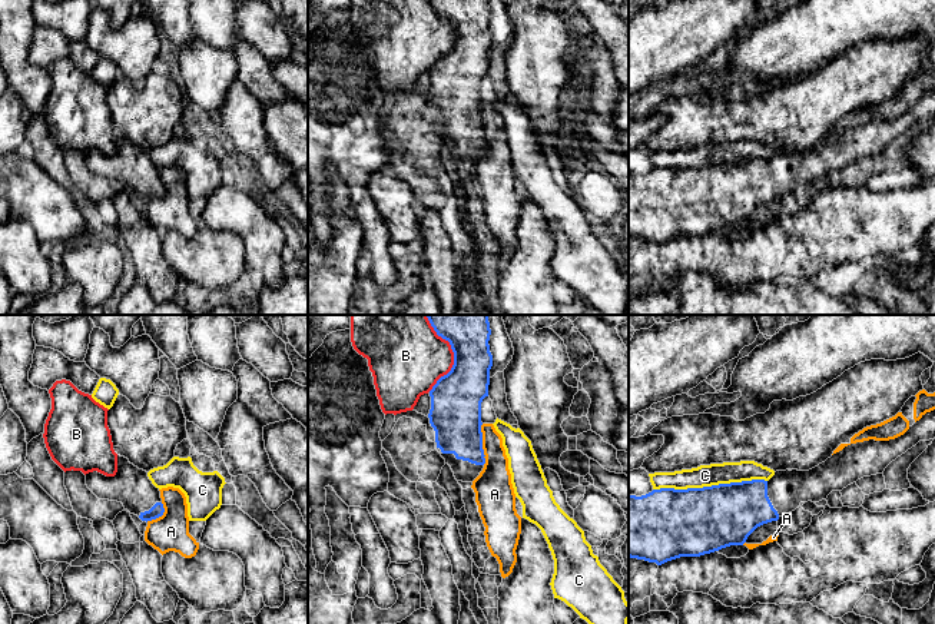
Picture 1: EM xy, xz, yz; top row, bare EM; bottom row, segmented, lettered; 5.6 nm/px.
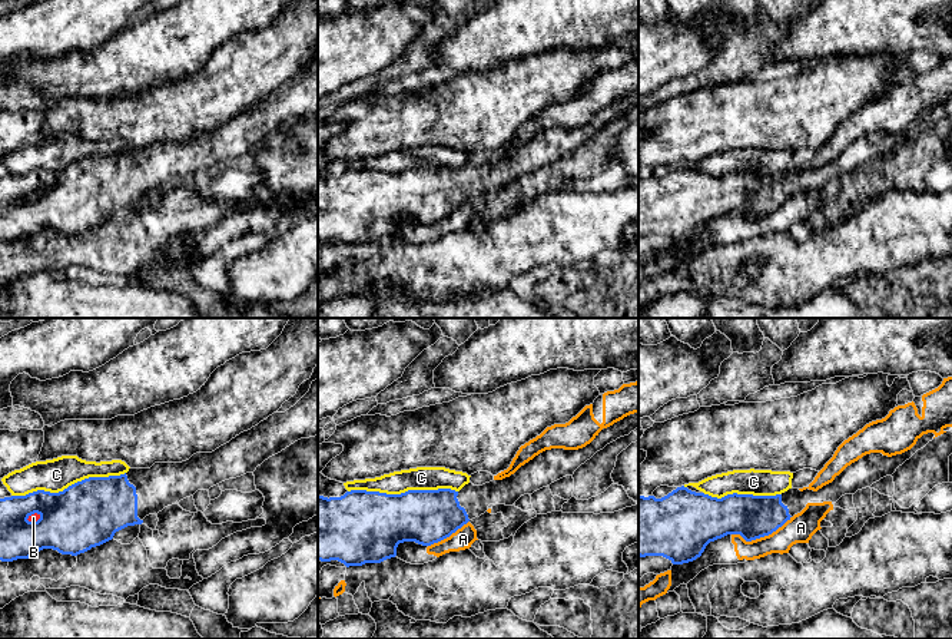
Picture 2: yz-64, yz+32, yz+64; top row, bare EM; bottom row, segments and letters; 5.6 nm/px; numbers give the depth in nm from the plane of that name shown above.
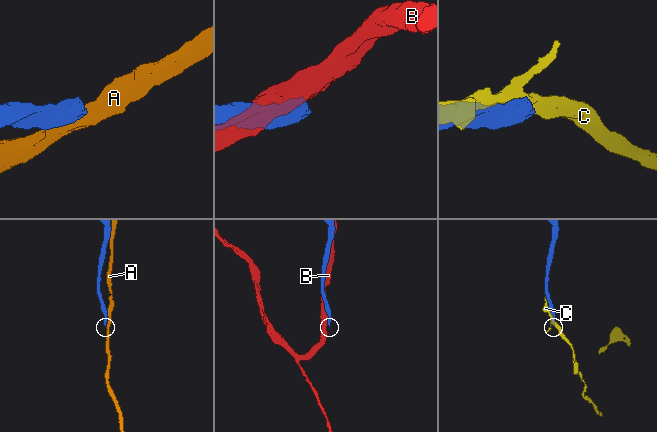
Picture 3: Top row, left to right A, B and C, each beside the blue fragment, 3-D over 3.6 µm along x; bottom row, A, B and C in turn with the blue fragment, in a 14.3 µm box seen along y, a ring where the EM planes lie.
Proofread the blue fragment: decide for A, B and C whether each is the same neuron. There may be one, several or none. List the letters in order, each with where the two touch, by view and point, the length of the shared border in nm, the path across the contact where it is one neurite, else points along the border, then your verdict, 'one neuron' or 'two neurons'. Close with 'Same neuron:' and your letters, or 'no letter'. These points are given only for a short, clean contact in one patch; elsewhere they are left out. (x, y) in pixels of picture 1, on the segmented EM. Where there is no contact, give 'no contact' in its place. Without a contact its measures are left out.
A: contact xz (481, 444); length 240 nm; two neurons
B: contact xz (453, 351); length 440 nm; two neurons
C: contact yz (709, 487); length 650 nm; two neurons
Same neuron: no letter

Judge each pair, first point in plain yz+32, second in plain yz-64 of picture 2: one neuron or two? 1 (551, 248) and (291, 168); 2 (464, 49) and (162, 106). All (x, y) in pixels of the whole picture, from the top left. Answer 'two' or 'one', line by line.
1: two
2: two

